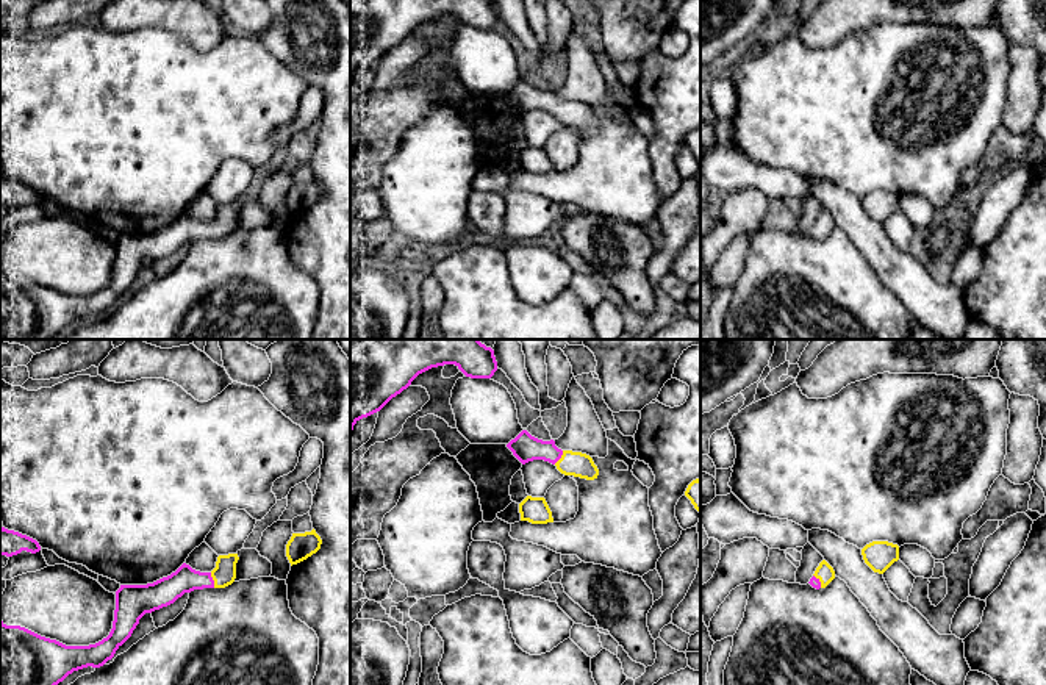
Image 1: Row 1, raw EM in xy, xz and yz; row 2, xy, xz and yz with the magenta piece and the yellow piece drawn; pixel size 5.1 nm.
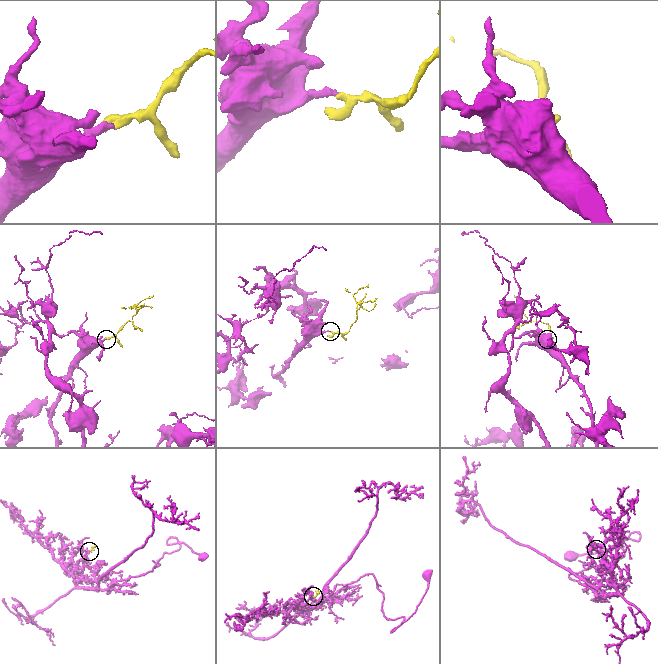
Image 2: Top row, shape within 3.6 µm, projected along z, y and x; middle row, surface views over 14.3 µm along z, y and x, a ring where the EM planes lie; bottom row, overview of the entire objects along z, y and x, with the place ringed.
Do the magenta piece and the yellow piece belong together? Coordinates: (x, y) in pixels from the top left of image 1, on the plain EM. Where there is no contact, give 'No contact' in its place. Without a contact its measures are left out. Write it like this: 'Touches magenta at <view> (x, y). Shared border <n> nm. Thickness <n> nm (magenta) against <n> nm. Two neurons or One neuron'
Touches magenta at xy (213, 230). Shared border 80 nm. Thickness 140 nm (magenta) against 120 nm. One neuron

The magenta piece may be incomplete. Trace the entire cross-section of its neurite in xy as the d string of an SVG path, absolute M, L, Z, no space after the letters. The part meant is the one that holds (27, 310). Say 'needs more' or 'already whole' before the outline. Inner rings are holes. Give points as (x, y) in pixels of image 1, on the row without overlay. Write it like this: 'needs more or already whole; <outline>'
needs more; M238 203L219 205L211 222L200 222L183 213L175 222L147 235L120 235L116 241L113 278L106 288L89 296L66 296L20 275L6 275L0 269L0 339L52 339L73 321L100 317L131 286L145 263L174 253L184 242L203 238L225 238L236 228Z

